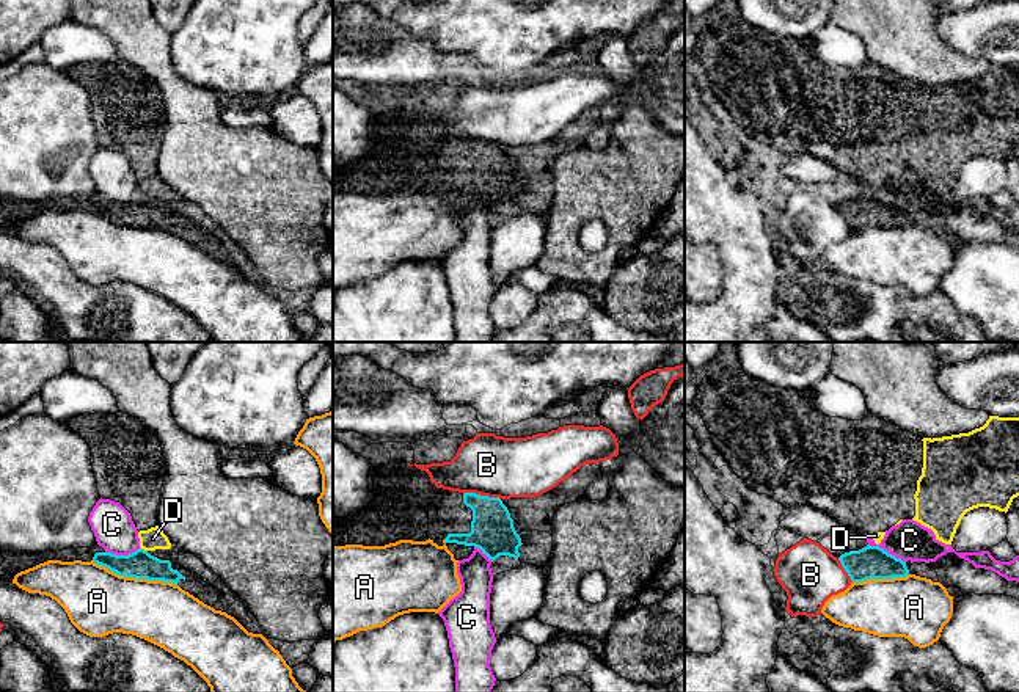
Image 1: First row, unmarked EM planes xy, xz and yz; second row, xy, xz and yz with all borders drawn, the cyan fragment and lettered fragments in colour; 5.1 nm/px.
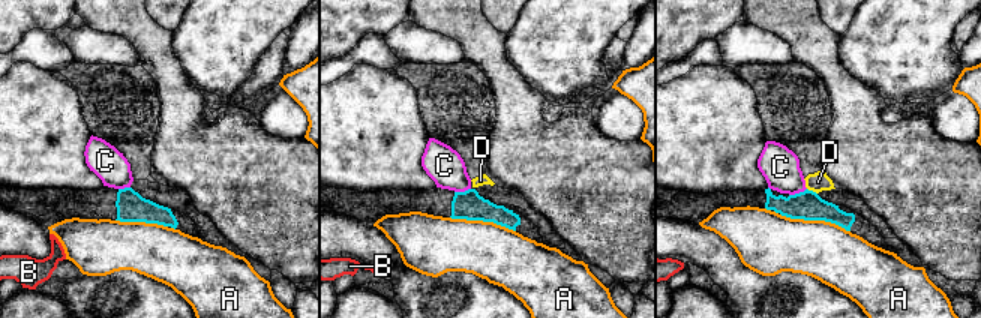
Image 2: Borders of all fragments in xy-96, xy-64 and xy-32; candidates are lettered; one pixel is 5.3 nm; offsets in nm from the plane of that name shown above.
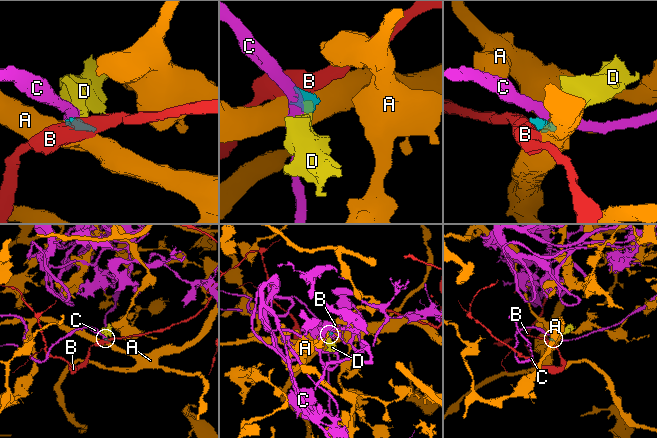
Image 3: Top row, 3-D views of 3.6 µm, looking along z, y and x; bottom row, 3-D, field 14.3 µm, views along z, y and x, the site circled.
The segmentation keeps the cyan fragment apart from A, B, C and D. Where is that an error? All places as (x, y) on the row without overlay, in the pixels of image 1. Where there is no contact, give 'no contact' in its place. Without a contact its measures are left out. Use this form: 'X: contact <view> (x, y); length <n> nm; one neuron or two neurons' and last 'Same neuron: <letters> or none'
A: contact xy (134, 225); length 460 nm; two neurons
B: contact xz (482, 145); length 200 nm; two neurons
C: contact yz (886, 200); length 220 nm; two neurons
D: contact xy (143, 198); length 50 nm; two neurons
Same neuron: none

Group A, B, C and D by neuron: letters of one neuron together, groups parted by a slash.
A / B / C / D

